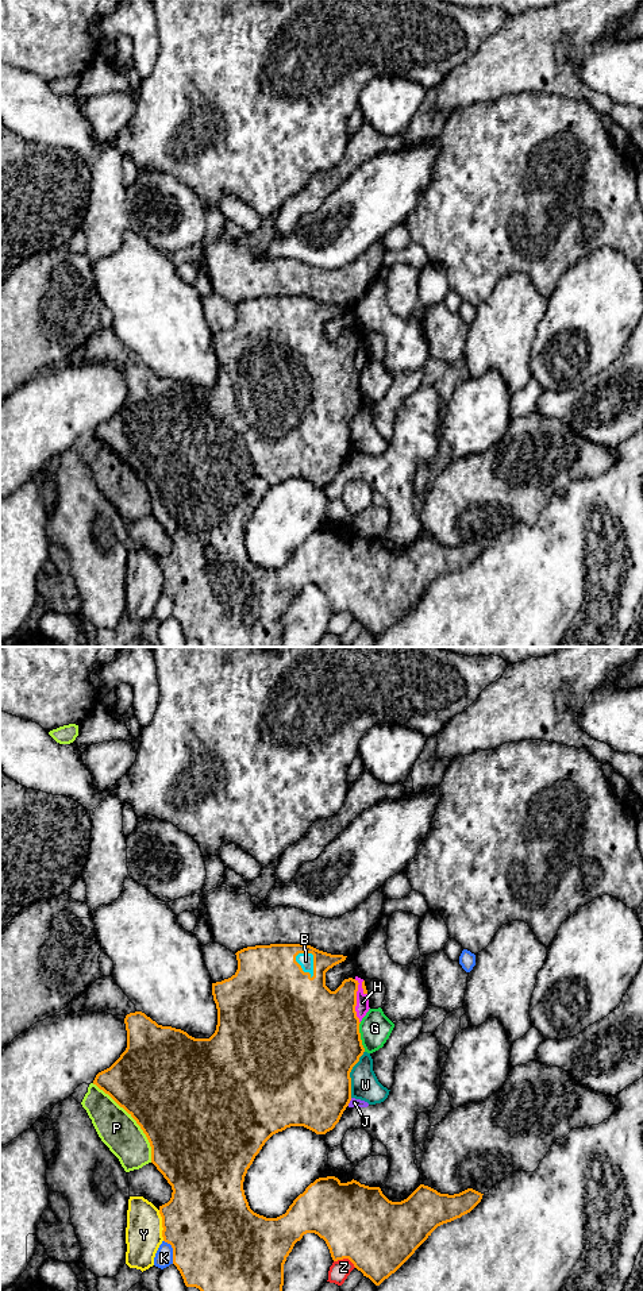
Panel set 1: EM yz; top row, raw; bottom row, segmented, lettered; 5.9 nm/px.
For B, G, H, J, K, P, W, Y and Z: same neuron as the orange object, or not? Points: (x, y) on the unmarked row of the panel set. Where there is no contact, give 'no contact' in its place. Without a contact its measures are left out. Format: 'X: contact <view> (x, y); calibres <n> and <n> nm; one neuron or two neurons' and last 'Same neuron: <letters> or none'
B: contact yz (300, 319); calibres 500 and 90 nm; one neuron
G: contact yz (359, 389); calibres 500 and 190 nm; two neurons
H: contact yz (355, 353); calibres 440 and 80 nm; one neuron
J: contact yz (349, 454); calibres 480 and 50 nm; two neurons
K: contact yz (173, 602); calibres 500 and 110 nm; two neurons
P: contact yz (134, 470); calibres 500 and 220 nm; two neurons
W: contact yz (349, 426); calibres 500 and 170 nm; two neurons
Y: contact yz (162, 577); calibres 480 and 220 nm; two neurons
Z: contact yz (345, 609); calibres 460 and 120 nm; two neurons
Same neuron: B, H

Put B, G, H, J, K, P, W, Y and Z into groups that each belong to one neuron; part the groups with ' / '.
B H / G / J / K / P / W / Y / Z

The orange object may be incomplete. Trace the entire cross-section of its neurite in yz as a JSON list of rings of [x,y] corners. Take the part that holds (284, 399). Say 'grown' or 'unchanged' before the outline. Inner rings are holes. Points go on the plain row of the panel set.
grown; [[[307,296],[255,297],[243,300],[235,307],[238,312],[236,324],[228,331],[212,335],[212,347],[217,361],[217,377],[209,390],[195,390],[181,381],[158,377],[142,363],[130,365],[124,370],[127,382],[126,402],[109,420],[96,427],[93,436],[108,446],[136,473],[150,494],[151,515],[172,537],[173,544],[170,552],[159,558],[163,579],[162,589],[163,593],[173,600],[173,616],[180,623],[186,639],[199,640],[201,647],[284,647],[284,616],[294,596],[307,585],[315,585],[326,593],[334,613],[349,610],[363,628],[369,629],[376,637],[380,637],[415,605],[438,578],[470,564],[481,554],[484,546],[467,540],[459,546],[448,547],[420,536],[407,551],[392,554],[382,546],[380,539],[369,539],[354,531],[342,535],[335,528],[327,528],[319,529],[311,535],[305,543],[293,552],[285,566],[277,570],[266,570],[254,564],[246,551],[243,533],[247,521],[265,494],[273,486],[290,478],[304,478],[316,486],[326,486],[335,479],[349,458],[351,452],[350,424],[365,404],[359,375],[370,359],[365,332],[358,328],[344,331],[335,343],[331,343],[326,338],[326,324],[344,313],[347,308],[331,307]]]

